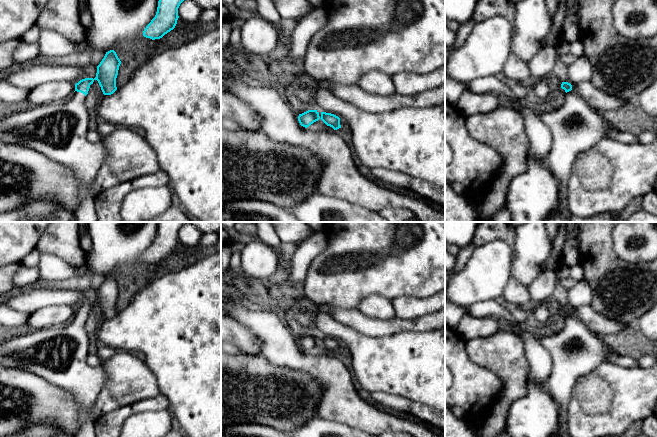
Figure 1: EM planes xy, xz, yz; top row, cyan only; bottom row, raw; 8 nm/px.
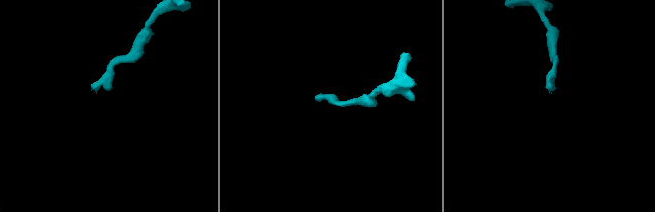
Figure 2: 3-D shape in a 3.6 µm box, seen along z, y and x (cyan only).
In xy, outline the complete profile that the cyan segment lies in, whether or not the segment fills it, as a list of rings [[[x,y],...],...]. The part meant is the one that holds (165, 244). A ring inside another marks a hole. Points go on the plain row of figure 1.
[[[159,222],[156,239],[144,253],[143,260],[155,264],[173,254],[179,242],[178,232],[186,223]]]

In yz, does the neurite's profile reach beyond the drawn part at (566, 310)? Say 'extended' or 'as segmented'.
extended

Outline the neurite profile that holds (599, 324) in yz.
[[[591,305],[579,306],[572,309],[572,313],[596,335],[628,333],[632,330],[619,321],[598,313]]]

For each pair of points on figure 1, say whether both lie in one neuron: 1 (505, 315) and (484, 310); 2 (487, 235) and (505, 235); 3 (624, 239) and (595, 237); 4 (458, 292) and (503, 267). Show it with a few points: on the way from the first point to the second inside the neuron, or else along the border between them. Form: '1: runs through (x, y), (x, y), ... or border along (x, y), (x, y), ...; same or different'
1: runs through (500, 312), (489, 310); same
2: runs through (491, 235), (501, 235); same
3: border along (611, 232), (613, 251), (622, 259); different
4: runs through (469, 286), (478, 281), (492, 267); same

